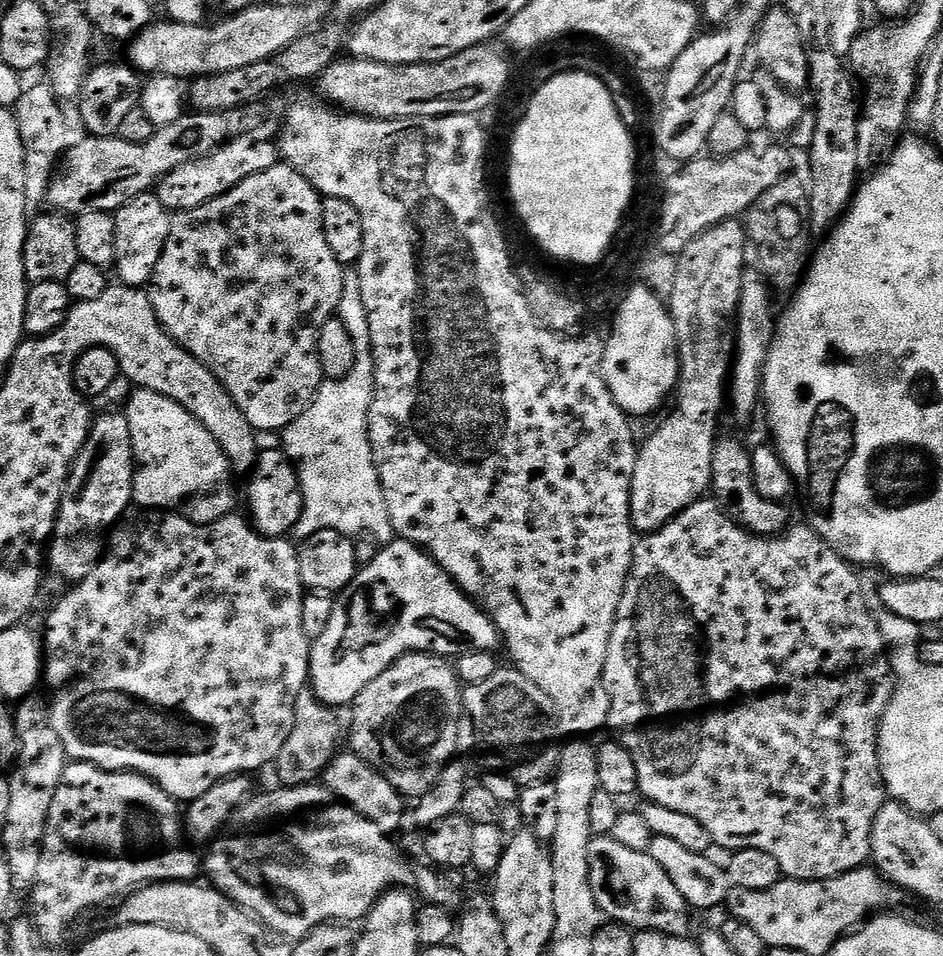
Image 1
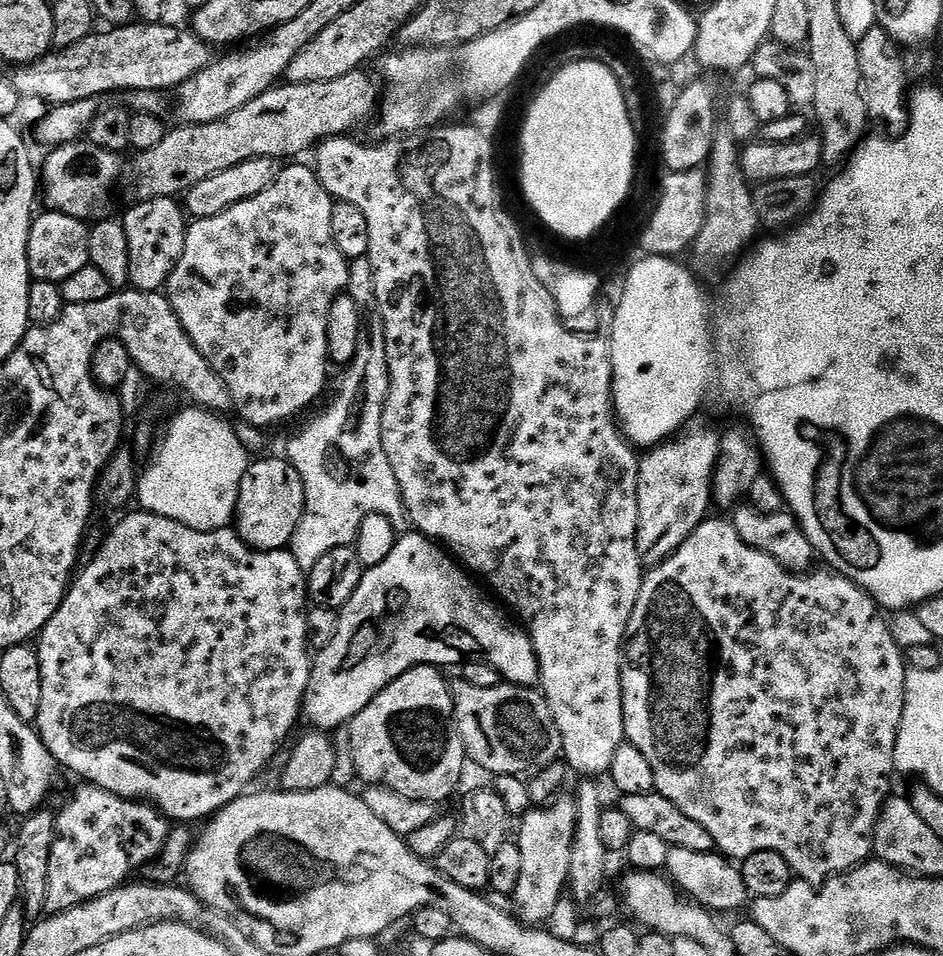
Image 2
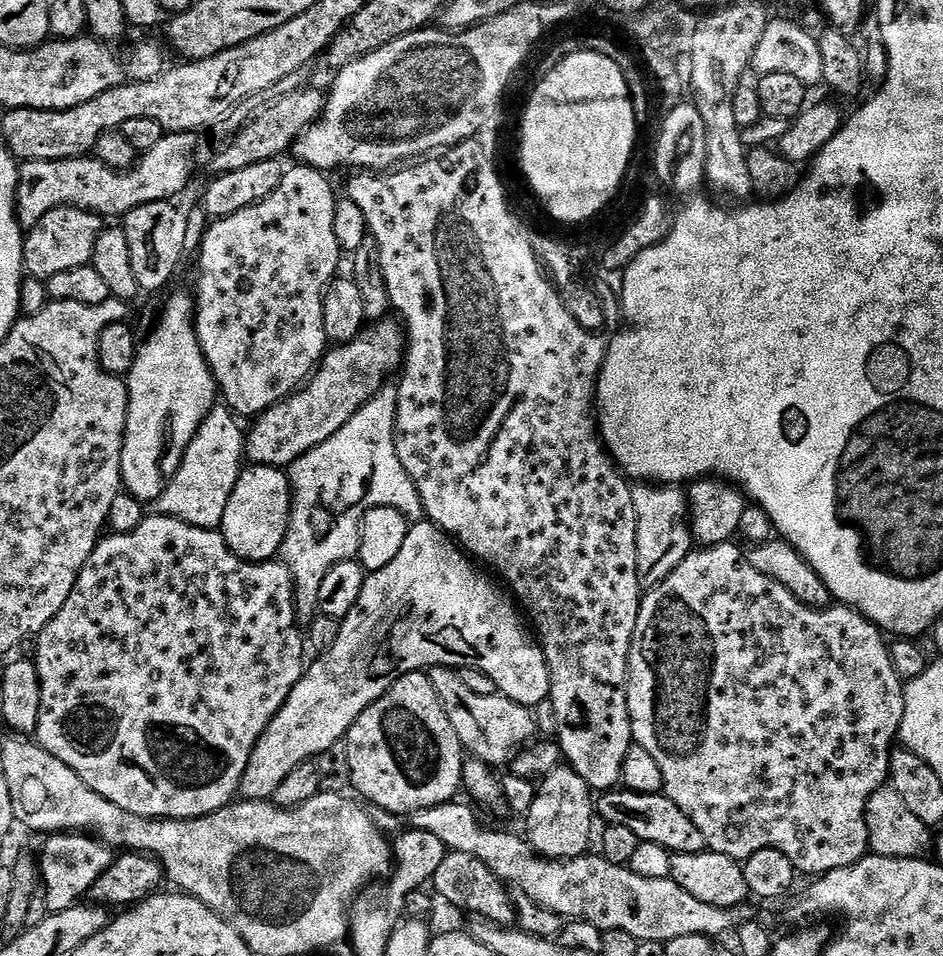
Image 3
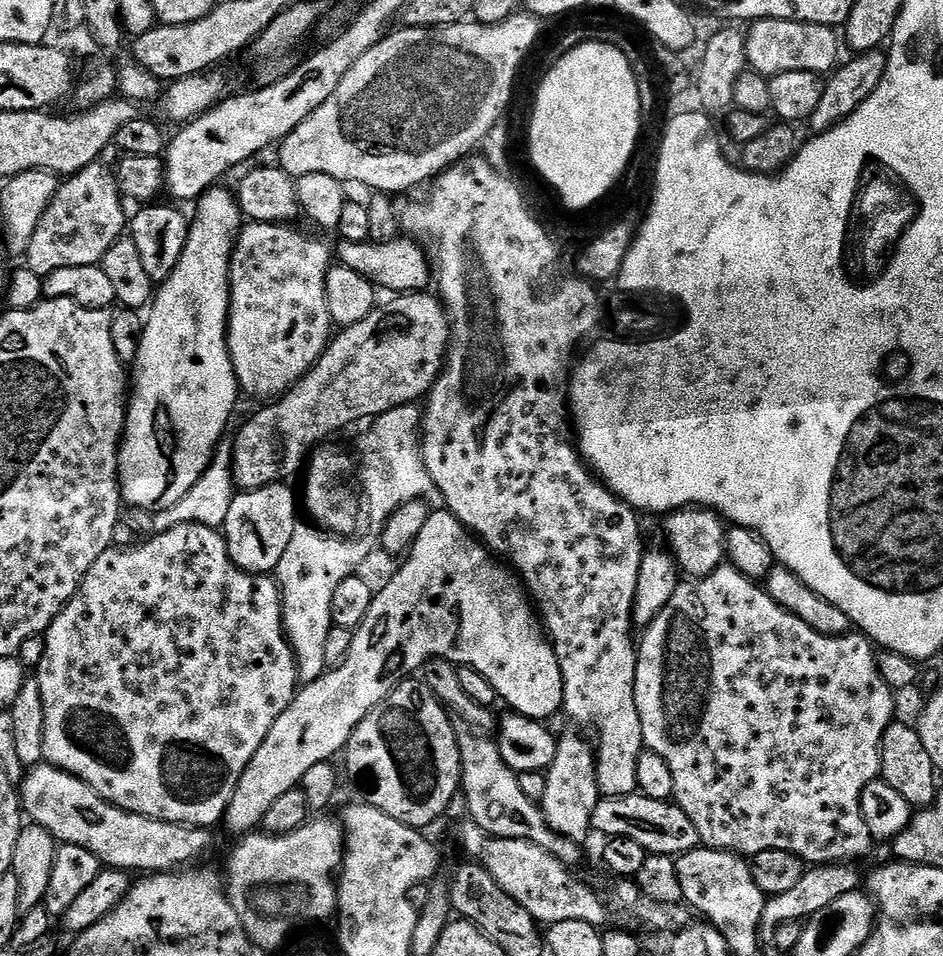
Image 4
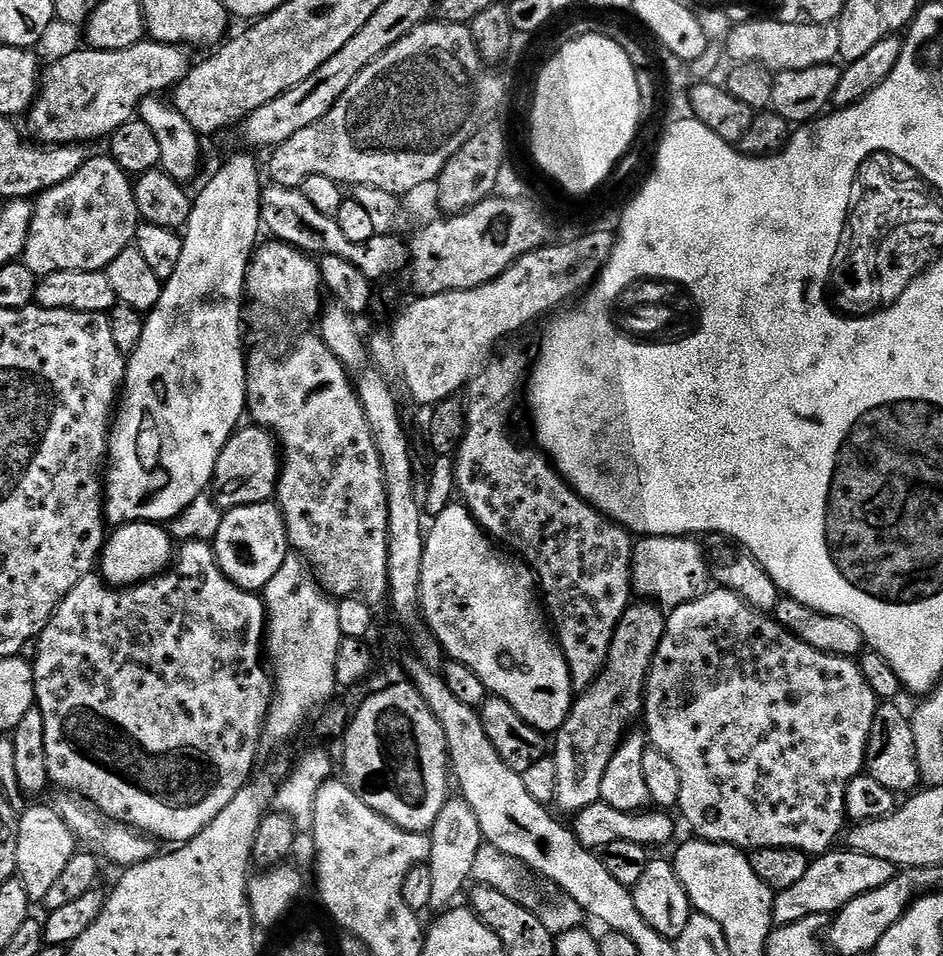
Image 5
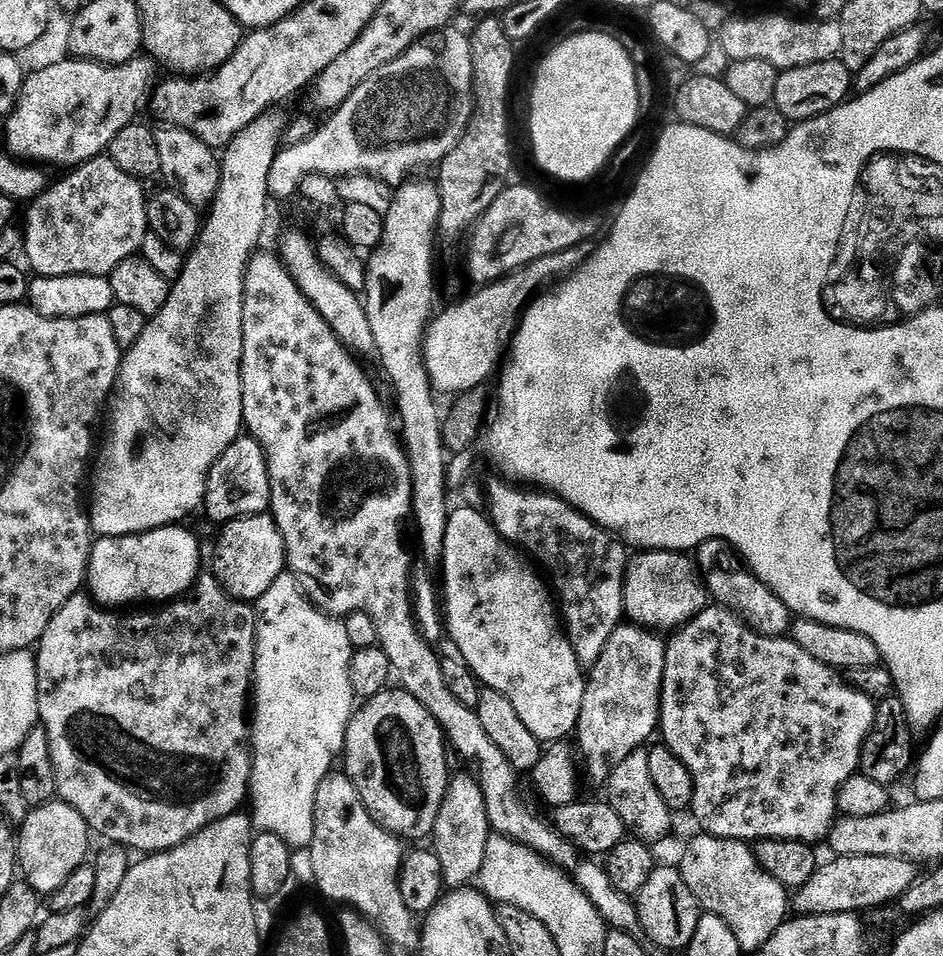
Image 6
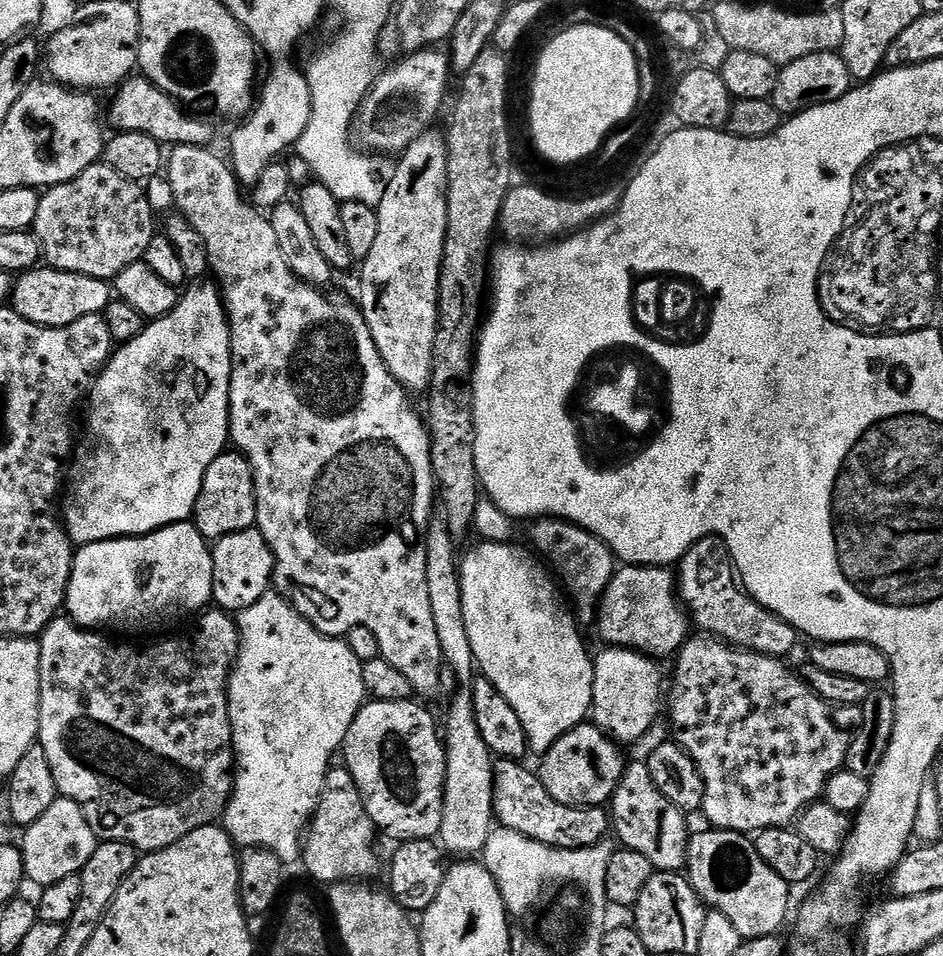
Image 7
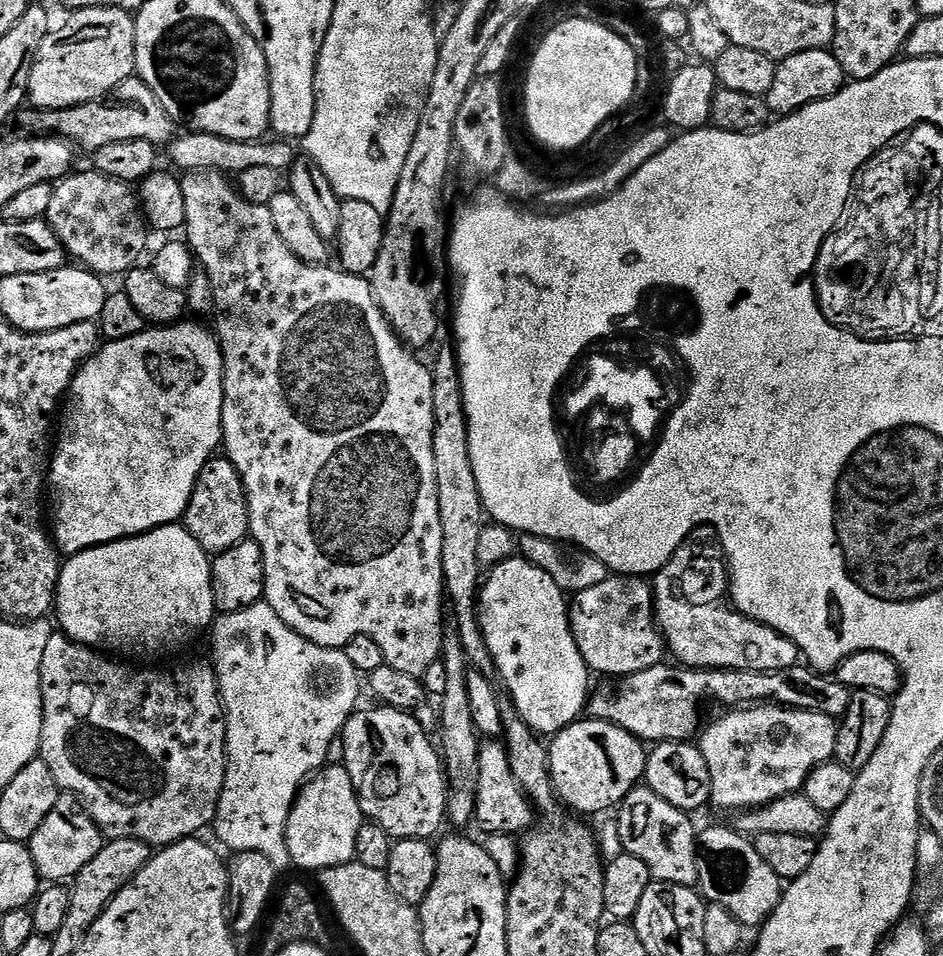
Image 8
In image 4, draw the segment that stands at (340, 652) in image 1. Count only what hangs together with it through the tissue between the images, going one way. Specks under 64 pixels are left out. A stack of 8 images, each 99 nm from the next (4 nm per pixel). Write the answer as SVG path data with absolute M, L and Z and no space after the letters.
M447 510L429 511L426 518L426 524L422 527L421 533L418 534L412 547L408 549L403 557L404 565L385 582L381 588L373 595L370 606L366 610L366 614L362 618L362 622L352 633L352 641L349 650L344 655L344 659L335 666L329 667L323 675L316 680L305 683L296 693L290 706L286 708L275 720L274 725L270 726L270 734L266 734L266 738L258 750L254 750L254 758L250 758L250 762L246 766L246 770L242 770L242 778L238 778L238 786L234 786L234 794L230 798L228 808L224 812L223 823L228 824L228 828L235 834L250 834L261 827L266 812L274 802L291 791L297 786L303 785L304 776L308 770L319 764L329 763L333 758L345 751L350 742L350 738L354 734L354 730L358 726L358 722L362 722L362 718L366 718L366 714L374 706L378 706L386 697L393 692L400 684L401 680L411 677L413 674L419 673L423 669L426 661L430 659L448 660L450 663L461 668L470 667L482 674L490 682L490 686L496 691L497 697L501 701L505 700L509 704L507 706L513 713L525 716L528 719L548 722L555 712L559 713L564 706L564 675L558 666L558 658L556 651L552 649L552 645L546 635L545 629L542 627L541 621L538 619L537 613L534 611L533 605L530 603L529 597L526 595L526 589L519 579L473 533L465 528L453 512Z

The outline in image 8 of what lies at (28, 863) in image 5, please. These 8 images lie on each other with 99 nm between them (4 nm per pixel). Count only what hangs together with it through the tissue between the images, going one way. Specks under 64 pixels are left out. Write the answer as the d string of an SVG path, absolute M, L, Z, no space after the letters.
M60 794L56 797L54 810L46 814L42 826L38 826L27 845L40 877L48 882L68 882L80 873L82 866L86 866L90 858L94 858L94 854L98 854L102 846L102 833L75 796Z

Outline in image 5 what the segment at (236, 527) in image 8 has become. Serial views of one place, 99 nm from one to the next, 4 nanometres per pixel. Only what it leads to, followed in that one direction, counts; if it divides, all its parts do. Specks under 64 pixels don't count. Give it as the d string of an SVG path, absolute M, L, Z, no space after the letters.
M241 427L233 432L222 454L218 454L210 495L221 510L266 503L275 497L276 482L280 479L282 453L276 443L276 437L267 428L251 427Z

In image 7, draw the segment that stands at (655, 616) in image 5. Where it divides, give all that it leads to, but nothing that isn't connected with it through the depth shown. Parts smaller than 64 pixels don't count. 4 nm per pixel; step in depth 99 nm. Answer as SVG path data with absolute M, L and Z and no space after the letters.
M632 648L603 649L605 652L596 652L594 656L594 690L592 691L591 723L603 730L606 735L615 740L621 746L636 744L656 724L660 716L660 687L665 687L666 680L660 677L660 668L651 656L643 656L642 653Z

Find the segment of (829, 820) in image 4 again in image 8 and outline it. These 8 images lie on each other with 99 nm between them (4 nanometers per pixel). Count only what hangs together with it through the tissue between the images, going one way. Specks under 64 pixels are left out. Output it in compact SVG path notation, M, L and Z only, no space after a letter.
M775 704L744 706L739 710L728 710L712 725L705 727L698 736L698 747L709 768L712 783L711 803L720 808L740 808L744 800L771 802L785 790L792 790L796 784L799 768L811 770L817 764L826 764L833 759L832 747L836 744L838 724L833 717L821 712L782 708Z

